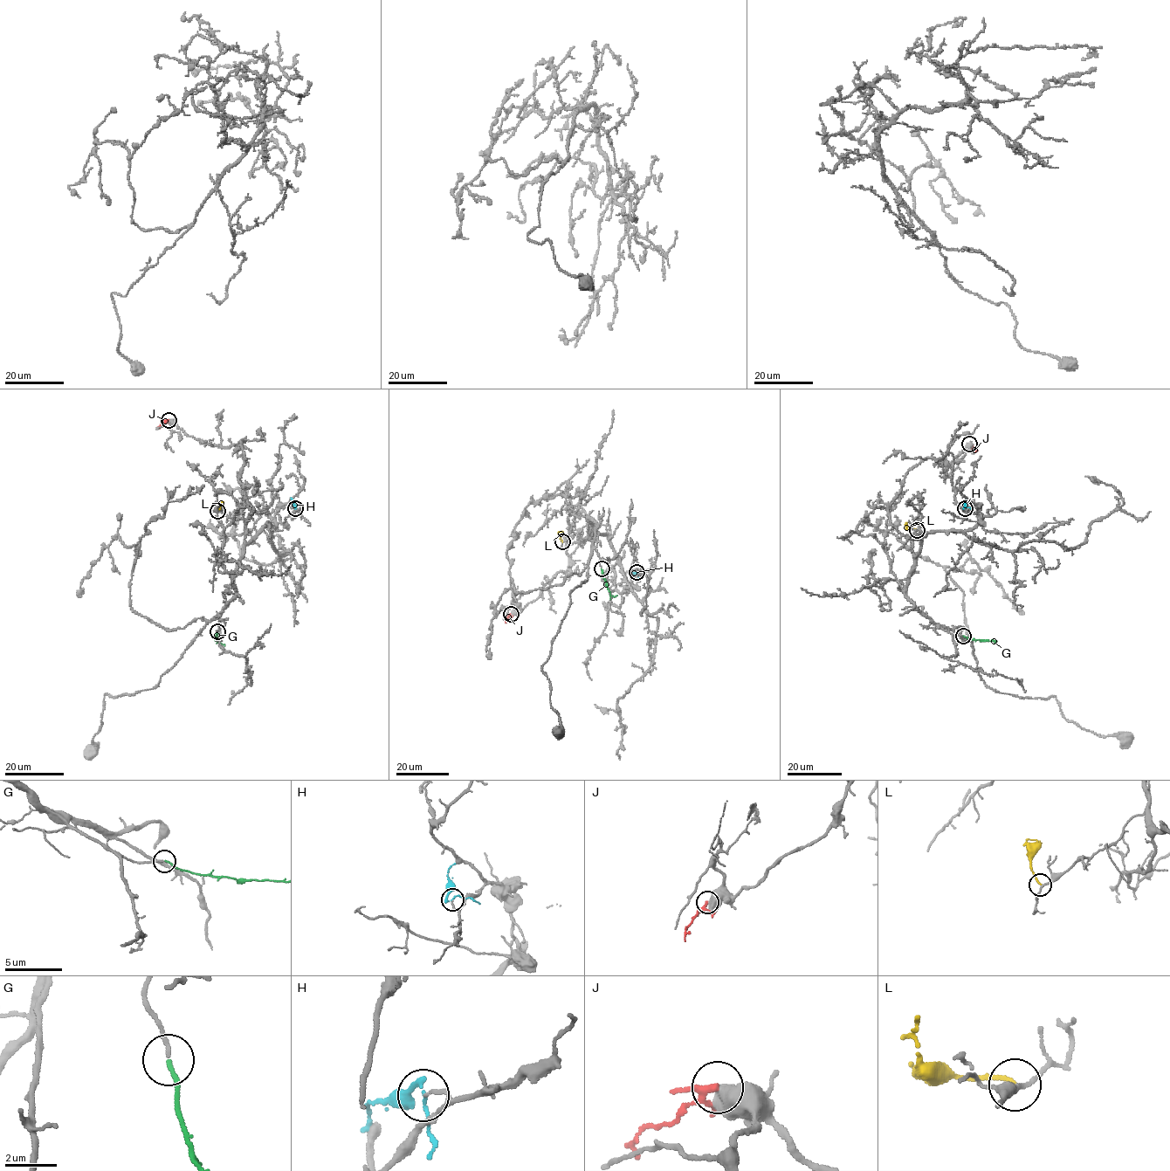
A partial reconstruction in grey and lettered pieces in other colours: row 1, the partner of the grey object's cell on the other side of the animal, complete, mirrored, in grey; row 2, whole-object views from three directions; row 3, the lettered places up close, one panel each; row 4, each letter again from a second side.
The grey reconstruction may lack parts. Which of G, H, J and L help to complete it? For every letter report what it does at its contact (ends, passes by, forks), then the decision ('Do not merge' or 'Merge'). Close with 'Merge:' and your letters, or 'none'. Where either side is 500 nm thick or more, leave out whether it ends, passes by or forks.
G: It ends there. Merge
H: It passes by. Do not merge
J: Do not merge
L: It ends there. Do not merge
Merge: G

